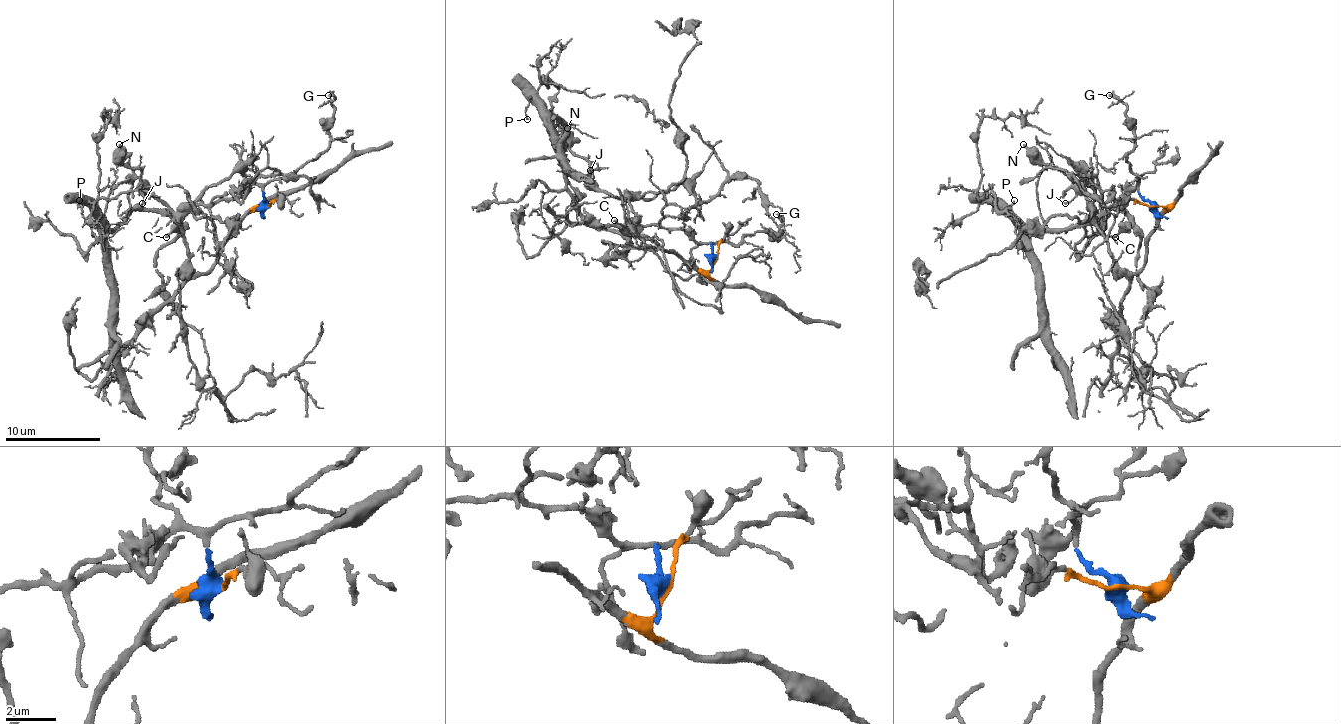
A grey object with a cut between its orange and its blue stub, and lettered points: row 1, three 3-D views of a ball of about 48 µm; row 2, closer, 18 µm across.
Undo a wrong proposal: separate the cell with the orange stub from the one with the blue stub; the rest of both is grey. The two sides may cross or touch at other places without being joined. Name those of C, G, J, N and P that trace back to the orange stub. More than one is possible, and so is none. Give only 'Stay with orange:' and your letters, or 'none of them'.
Stay with orange: J, N

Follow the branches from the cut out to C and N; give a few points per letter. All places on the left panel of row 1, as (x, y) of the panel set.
C: (268, 206), (261, 190), (246, 185), (232, 199), (185, 204), (175, 214), (175, 223), (166, 237)
N: (268, 206), (251, 211), (218, 261), (196, 273), (185, 230), (142, 180), (142, 171), (123, 164), (118, 145)

